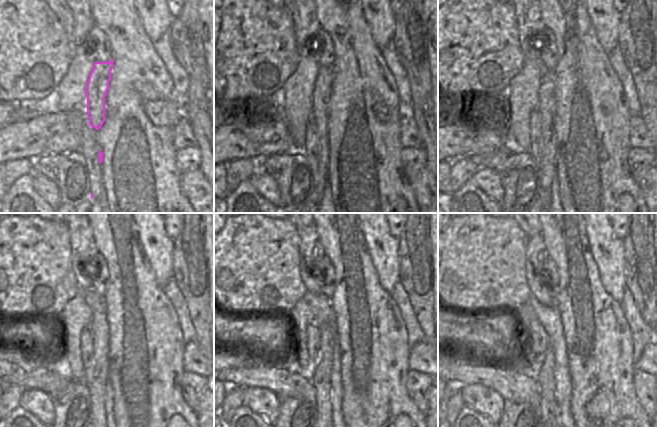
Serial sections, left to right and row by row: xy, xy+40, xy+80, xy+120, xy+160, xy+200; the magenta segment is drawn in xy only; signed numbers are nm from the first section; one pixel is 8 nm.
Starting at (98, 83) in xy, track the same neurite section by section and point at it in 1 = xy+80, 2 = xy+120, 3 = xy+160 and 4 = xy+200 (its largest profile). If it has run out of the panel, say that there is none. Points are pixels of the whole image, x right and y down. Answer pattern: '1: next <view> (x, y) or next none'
1: next xy+80 (546, 103)
2: next xy+120 (100, 363)
3: next xy+160 (322, 375)
4: next xy+200 (549, 409)

